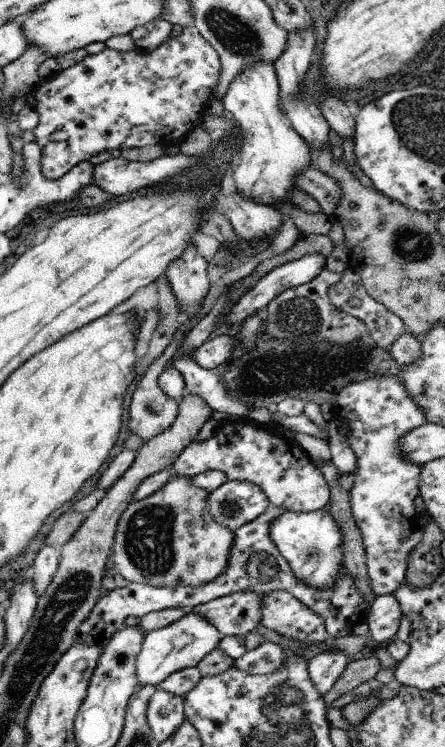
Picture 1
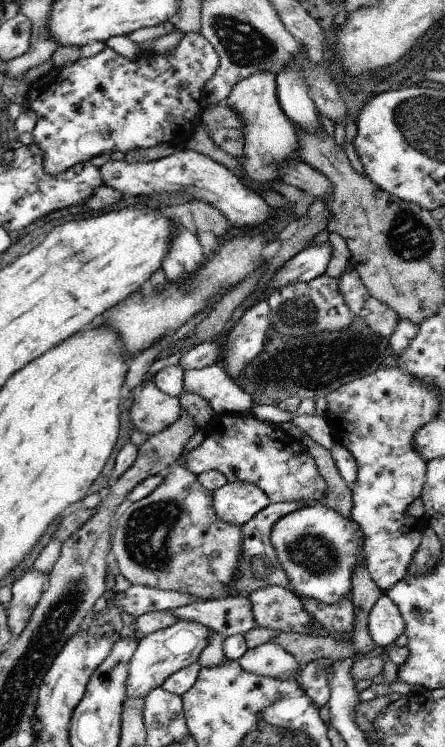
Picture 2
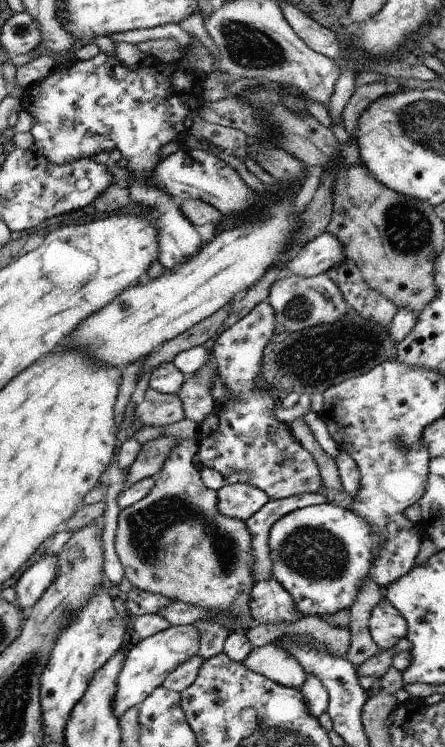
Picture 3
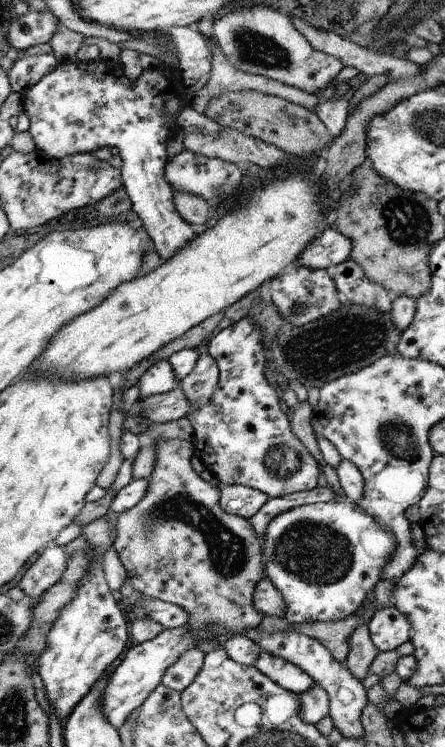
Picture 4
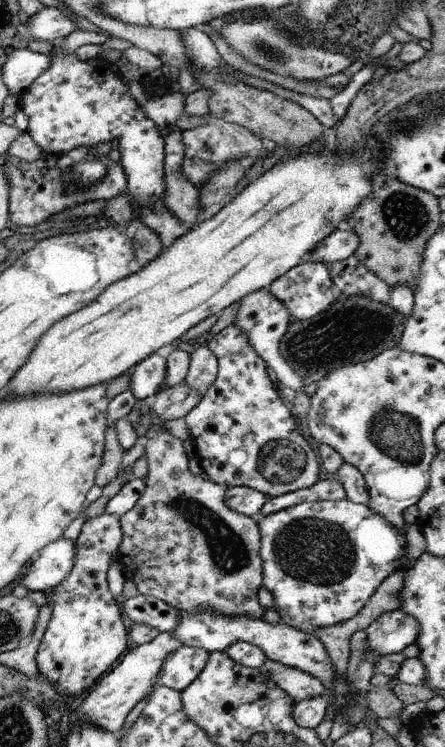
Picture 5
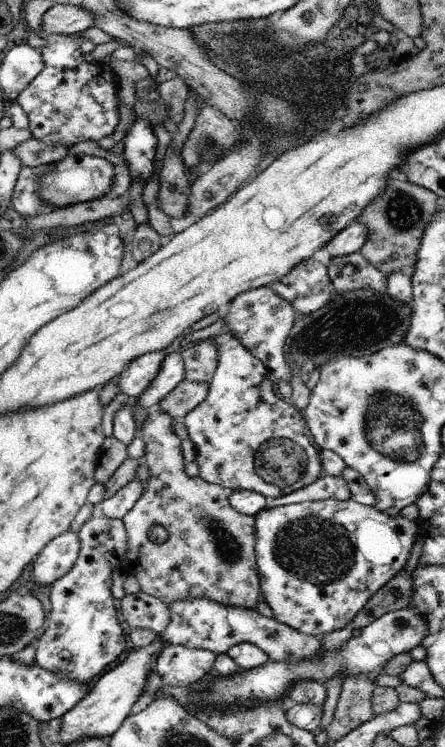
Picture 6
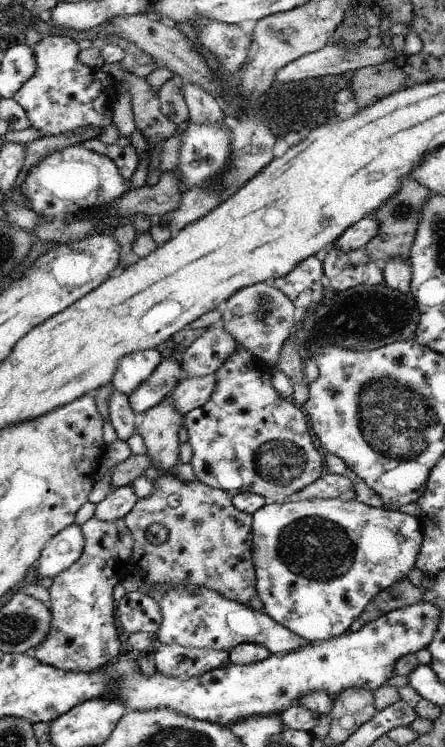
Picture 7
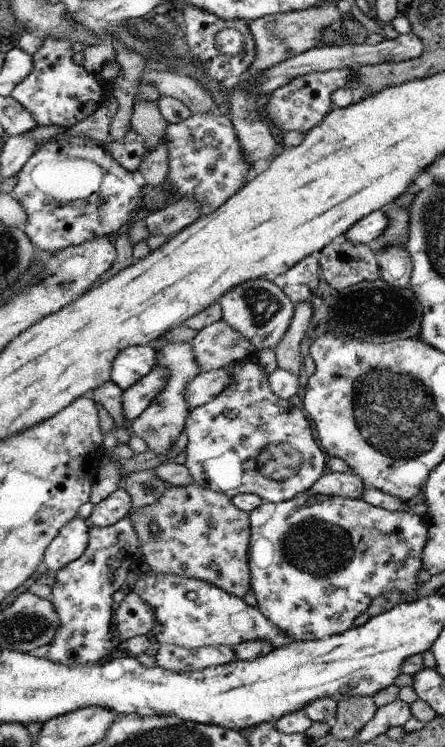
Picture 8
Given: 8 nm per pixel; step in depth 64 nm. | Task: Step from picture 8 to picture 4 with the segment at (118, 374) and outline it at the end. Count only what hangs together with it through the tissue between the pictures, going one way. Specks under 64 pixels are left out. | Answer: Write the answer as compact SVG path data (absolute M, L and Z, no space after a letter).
M161 358L155 364L151 364L145 372L141 372L141 376L137 378L138 398L142 400L151 394L169 392L178 382L171 372L169 360Z

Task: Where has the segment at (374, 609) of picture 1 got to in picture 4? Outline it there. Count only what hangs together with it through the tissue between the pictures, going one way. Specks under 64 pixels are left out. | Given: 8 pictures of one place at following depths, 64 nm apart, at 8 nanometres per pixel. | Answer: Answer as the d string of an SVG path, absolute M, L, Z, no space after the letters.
M393 606L377 610L367 623L367 629L378 653L395 650L413 634L407 618Z

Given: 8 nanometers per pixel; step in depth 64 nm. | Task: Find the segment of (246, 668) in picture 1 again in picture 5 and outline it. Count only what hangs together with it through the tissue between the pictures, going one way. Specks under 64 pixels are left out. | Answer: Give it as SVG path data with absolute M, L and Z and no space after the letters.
M267 659L259 670L263 675L268 675L271 682L281 688L294 703L311 698L321 698L326 692L317 678L301 670L273 662L273 660Z

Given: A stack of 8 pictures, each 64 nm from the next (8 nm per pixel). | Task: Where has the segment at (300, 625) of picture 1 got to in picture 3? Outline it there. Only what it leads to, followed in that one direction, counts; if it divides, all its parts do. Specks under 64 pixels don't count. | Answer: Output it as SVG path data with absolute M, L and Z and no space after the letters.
M272 578L255 583L249 592L248 606L254 623L291 624L300 617L291 596Z

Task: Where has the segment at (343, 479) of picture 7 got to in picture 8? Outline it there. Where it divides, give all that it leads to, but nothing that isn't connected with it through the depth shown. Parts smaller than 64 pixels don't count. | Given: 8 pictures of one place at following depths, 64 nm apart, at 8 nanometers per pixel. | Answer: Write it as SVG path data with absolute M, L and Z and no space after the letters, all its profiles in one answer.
M347 473L323 474L306 494L319 494L324 496L339 496L340 498L361 499L365 484L361 478Z

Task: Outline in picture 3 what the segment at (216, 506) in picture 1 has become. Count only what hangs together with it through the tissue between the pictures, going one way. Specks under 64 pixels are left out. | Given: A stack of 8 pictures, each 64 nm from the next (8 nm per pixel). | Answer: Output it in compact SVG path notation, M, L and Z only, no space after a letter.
M245 483L224 485L217 491L217 512L244 522L248 520L269 498L253 486Z

